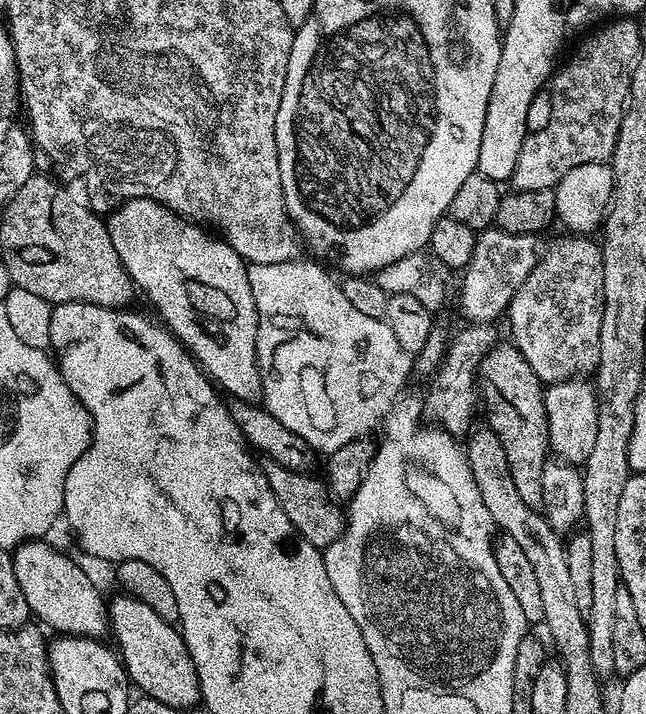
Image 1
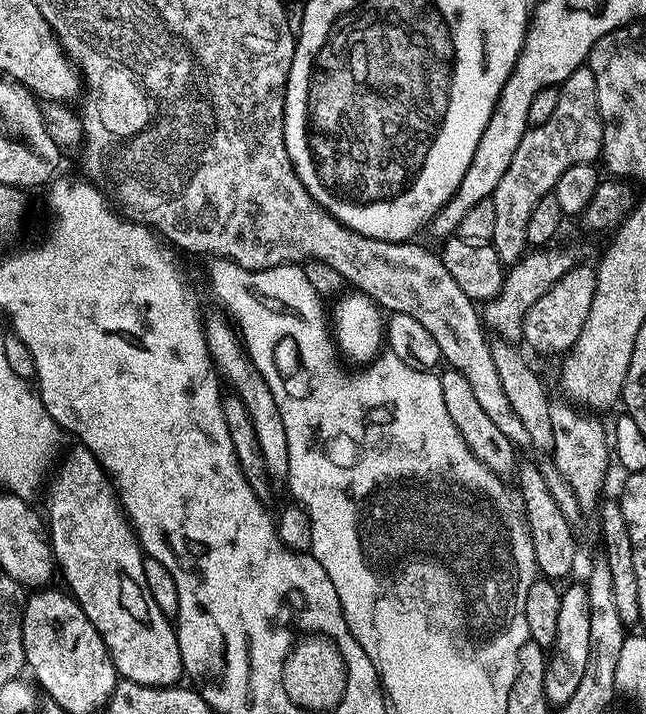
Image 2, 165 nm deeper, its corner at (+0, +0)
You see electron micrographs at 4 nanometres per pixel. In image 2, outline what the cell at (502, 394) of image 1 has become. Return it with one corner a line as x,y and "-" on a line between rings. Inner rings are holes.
521,463
518,468
520,488
518,495
524,506
524,520
528,523
530,538
534,542
534,558
541,577
553,582
560,582
563,576
572,572
576,564
576,532
573,521
558,510
558,502
554,502
554,494
550,494
548,476
536,464

